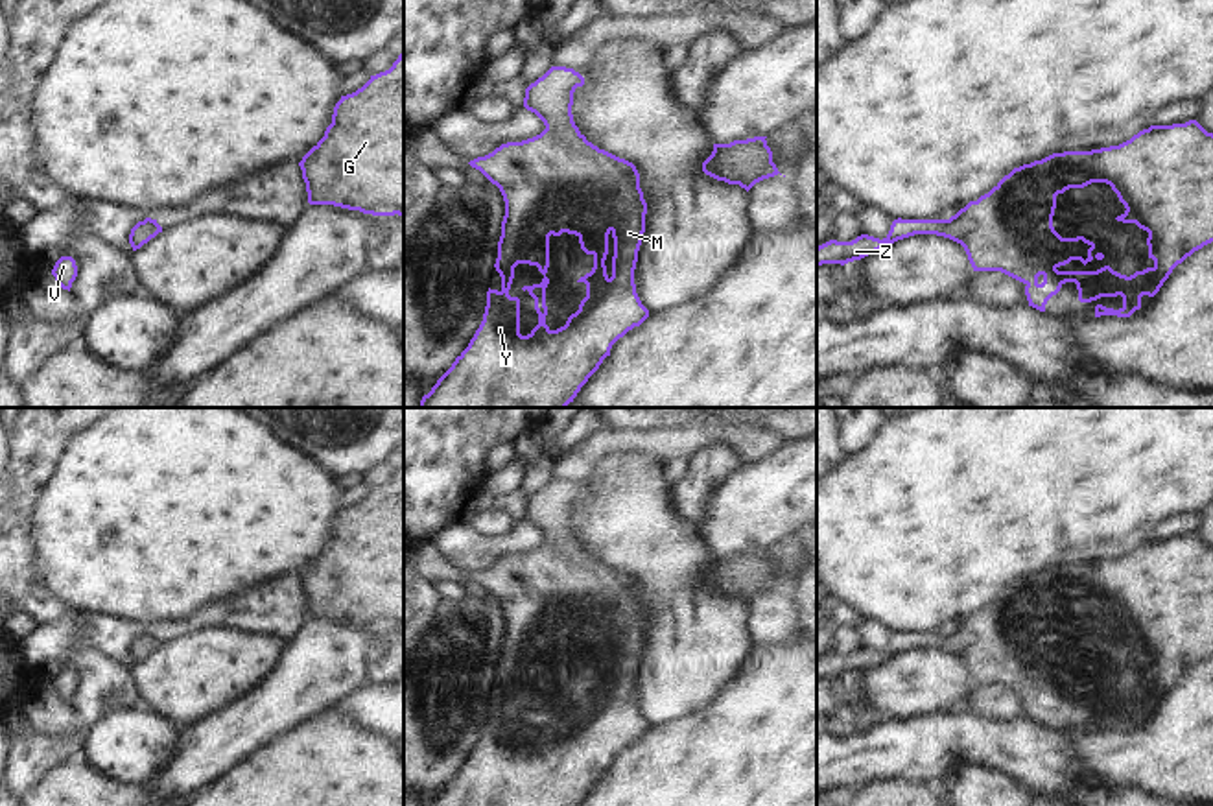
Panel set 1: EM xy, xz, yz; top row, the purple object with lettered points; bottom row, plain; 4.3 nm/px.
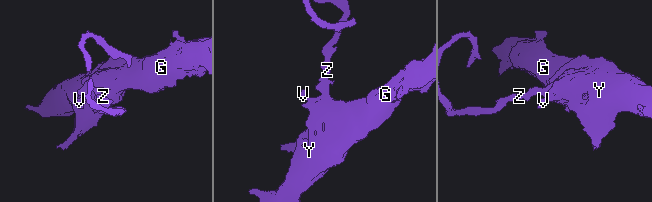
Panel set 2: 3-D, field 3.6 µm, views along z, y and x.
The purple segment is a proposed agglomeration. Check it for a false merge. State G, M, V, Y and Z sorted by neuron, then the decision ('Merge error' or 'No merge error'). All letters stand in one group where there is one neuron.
Groups: G M V Y Z. No merge error.

